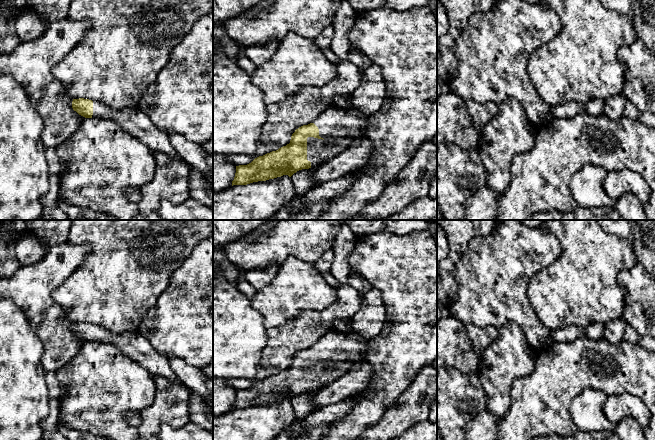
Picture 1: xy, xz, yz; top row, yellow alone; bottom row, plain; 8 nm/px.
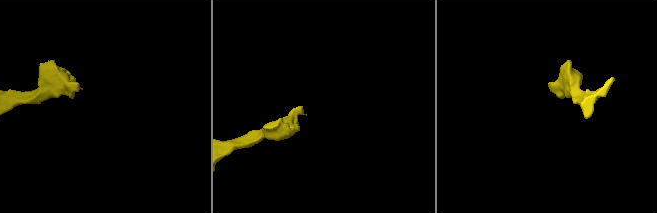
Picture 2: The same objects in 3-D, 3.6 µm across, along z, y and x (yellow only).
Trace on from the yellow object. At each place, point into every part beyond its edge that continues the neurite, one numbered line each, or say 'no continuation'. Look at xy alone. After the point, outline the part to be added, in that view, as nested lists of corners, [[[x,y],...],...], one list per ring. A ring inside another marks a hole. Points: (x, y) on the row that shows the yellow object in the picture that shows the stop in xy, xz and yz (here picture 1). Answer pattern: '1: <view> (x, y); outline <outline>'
1: xy (132, 120); outline [[[93,101],[92,118],[112,120],[153,152],[163,152],[180,160],[172,148],[168,134],[160,131],[139,107],[114,109],[105,103]]]

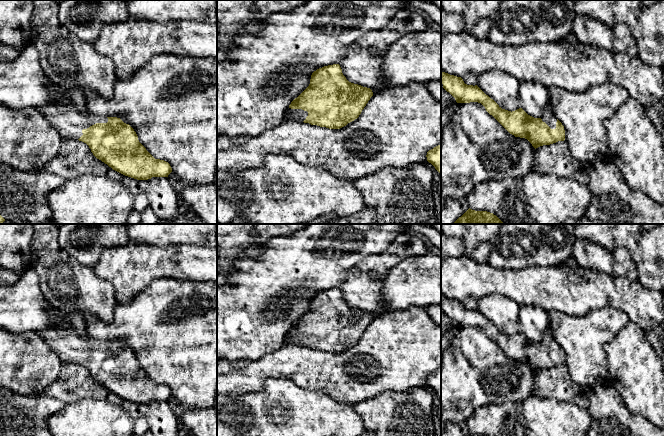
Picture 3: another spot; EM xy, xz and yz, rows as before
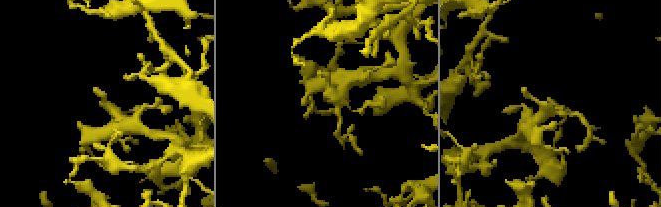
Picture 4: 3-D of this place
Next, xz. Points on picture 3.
1: xz (300, 115); outline [[[288,108],[284,113],[283,121],[299,121],[303,122],[308,116],[308,112],[302,109],[291,109]]]

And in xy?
1: xy (69, 117); outline [[[81,88],[67,90],[68,99],[61,99],[40,107],[41,113],[58,131],[63,139],[79,139],[83,129],[96,123],[107,123],[108,118],[89,113],[85,107]]]

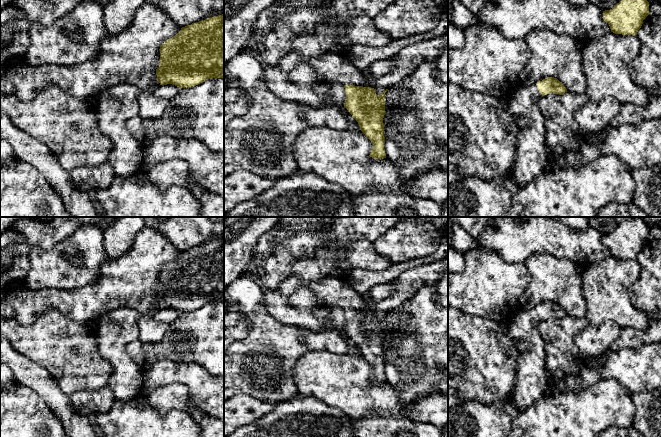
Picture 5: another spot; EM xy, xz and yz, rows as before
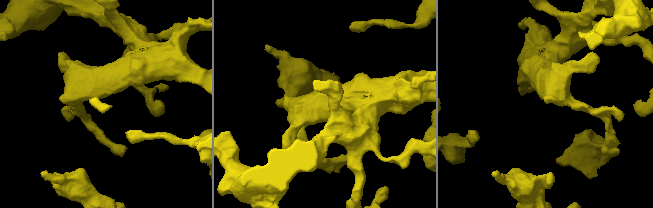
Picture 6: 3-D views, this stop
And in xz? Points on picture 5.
1: xz (334, 68); outline [[[291,52],[285,55],[275,68],[289,73],[300,62],[307,62],[328,83],[354,86],[364,84],[362,71],[351,63],[348,56],[340,54],[327,53],[319,58],[305,59]]]

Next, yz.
1: yz (531, 157); outline [[[536,84],[516,86],[508,97],[509,115],[529,122],[529,126],[519,132],[515,154],[513,174],[518,188],[544,171],[548,161],[549,147],[546,145],[544,116],[539,108],[540,97]]]

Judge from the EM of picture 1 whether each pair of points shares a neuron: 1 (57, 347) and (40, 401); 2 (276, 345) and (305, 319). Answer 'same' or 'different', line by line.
1: different
2: same

